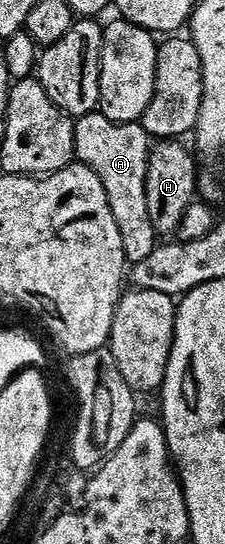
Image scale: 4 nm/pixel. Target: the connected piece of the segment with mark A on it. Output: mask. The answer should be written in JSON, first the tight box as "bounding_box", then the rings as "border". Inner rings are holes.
{"bounding_box":[75,112,158,264],"border":[[[97,112],[75,119],[75,123],[76,158],[91,168],[102,180],[102,188],[106,188],[106,200],[110,200],[110,212],[114,212],[114,224],[118,224],[118,236],[122,236],[125,259],[132,264],[146,260],[158,245],[146,205],[147,164],[153,143],[140,122],[115,122]]]}

